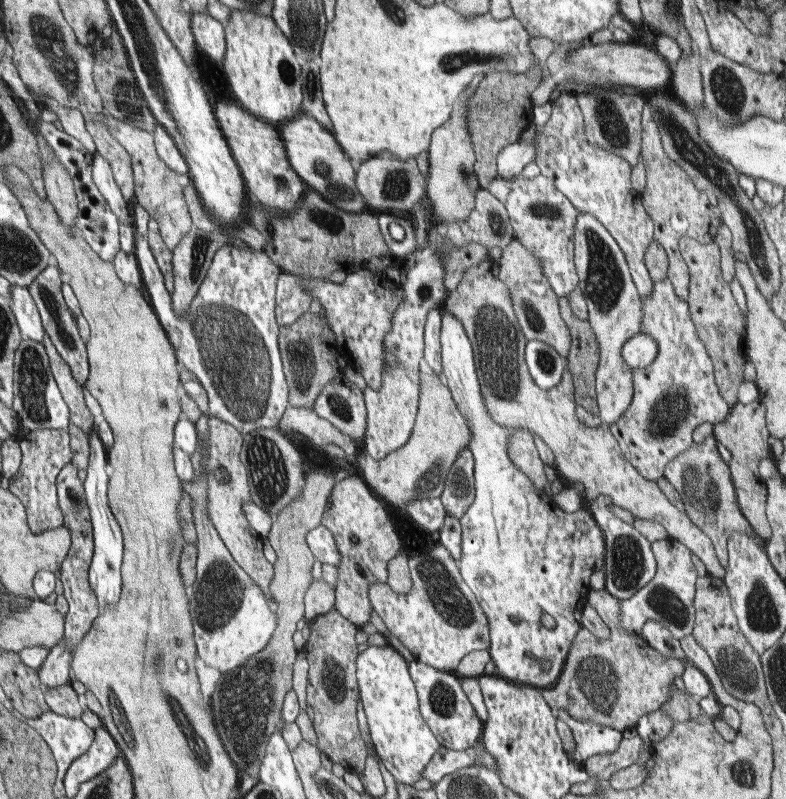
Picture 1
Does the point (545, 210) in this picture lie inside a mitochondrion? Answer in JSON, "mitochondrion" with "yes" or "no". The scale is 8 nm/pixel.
{"mitochondrion":"yes"}

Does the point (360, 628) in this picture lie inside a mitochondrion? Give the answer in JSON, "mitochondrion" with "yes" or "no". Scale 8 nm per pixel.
{"mitochondrion":"no"}

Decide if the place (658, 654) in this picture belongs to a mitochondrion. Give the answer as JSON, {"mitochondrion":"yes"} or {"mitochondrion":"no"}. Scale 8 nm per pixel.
{"mitochondrion":"no"}

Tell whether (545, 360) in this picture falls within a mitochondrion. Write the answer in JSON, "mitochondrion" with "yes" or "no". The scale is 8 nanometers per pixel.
{"mitochondrion":"yes"}

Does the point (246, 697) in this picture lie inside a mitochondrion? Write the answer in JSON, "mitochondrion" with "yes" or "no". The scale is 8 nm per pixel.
{"mitochondrion":"yes"}

